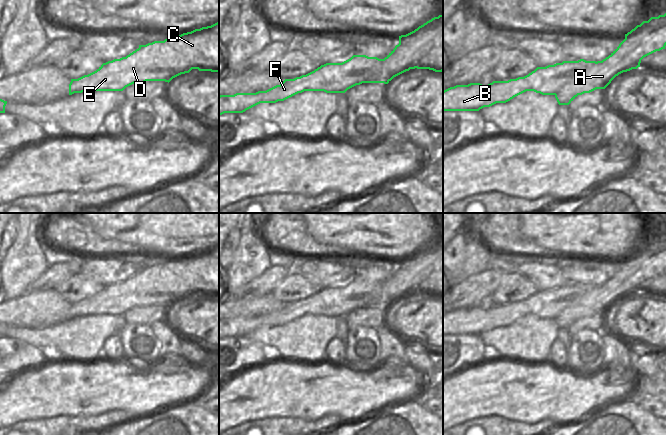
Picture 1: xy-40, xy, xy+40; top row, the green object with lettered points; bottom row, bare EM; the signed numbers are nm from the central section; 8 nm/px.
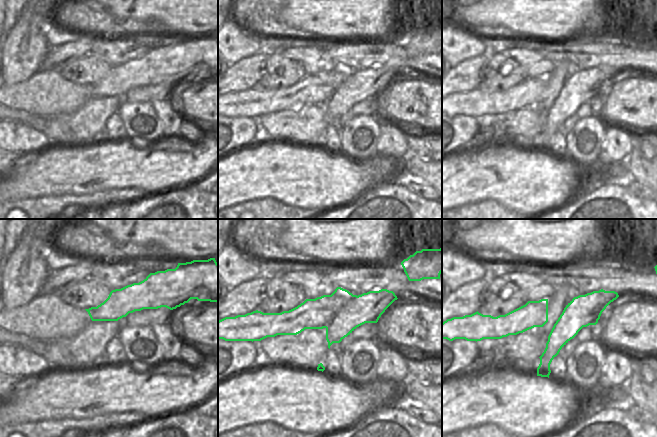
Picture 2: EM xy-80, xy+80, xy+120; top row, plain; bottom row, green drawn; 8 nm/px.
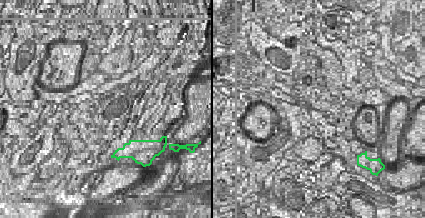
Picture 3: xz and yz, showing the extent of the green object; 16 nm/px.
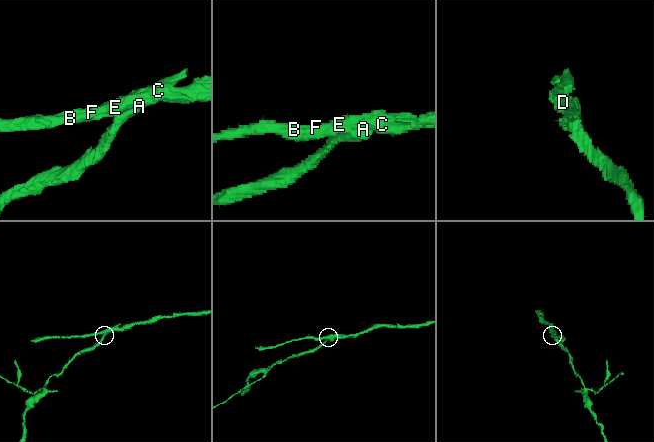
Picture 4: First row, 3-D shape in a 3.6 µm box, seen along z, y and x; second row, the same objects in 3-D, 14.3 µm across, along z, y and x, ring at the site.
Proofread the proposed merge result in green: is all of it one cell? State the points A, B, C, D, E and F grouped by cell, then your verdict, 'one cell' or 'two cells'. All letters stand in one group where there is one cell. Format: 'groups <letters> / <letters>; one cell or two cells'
groups A / B C D E F; two cells

